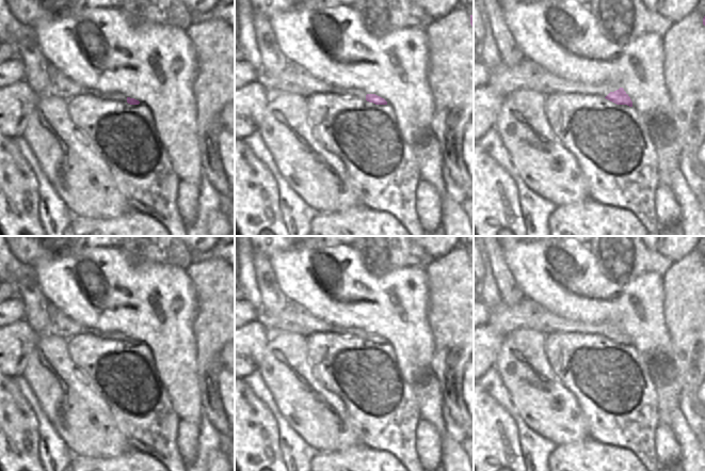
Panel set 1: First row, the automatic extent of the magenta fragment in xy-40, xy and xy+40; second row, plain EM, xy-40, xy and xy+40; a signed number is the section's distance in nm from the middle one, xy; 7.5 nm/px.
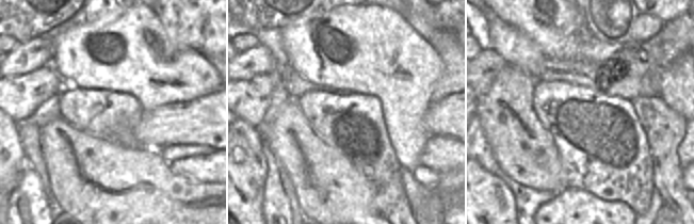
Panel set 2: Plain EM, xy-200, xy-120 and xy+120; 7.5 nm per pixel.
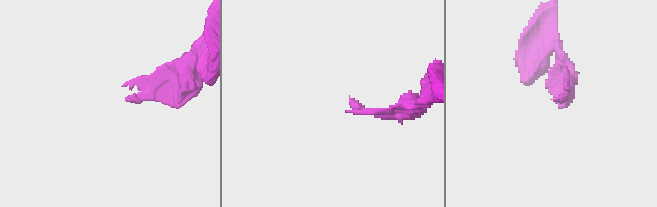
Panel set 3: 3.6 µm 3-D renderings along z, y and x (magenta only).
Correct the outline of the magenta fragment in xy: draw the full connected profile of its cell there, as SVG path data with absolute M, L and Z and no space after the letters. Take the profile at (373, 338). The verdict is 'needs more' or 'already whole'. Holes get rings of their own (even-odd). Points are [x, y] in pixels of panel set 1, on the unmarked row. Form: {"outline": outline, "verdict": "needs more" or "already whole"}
{"outline": "M290 301L287 307L277 314L267 314L262 310L259 310L257 320L270 334L288 331L307 337L314 333L337 333L339 335L352 335L375 344L387 344L384 337L375 333L368 333L363 329L356 329L354 327L337 327L331 325L314 316L299 303L292 303Z", "verdict": "needs more"}

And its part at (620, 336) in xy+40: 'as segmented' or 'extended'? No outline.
extended

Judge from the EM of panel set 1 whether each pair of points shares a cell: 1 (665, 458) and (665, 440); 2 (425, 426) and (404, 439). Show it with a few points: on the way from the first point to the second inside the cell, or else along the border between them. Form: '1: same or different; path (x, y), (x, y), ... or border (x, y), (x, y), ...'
1: same; path (665, 454), (665, 444)
2: different; border (420, 418), (415, 433), (417, 457)

